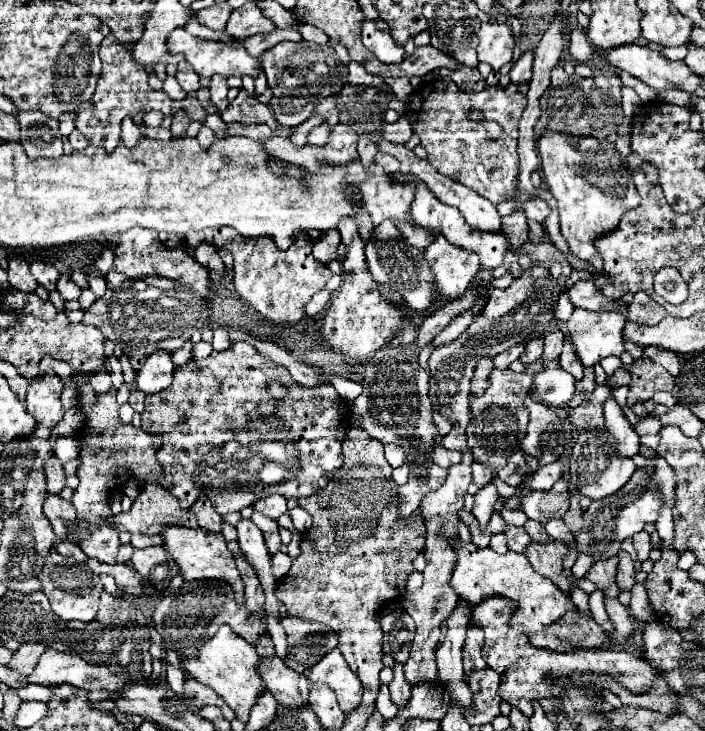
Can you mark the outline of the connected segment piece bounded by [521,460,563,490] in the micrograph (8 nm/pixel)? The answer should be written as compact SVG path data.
M555 460L553 464L539 466L533 472L531 480L525 482L521 488L527 488L527 490L549 490L561 478L561 474L563 474L563 462L561 460Z

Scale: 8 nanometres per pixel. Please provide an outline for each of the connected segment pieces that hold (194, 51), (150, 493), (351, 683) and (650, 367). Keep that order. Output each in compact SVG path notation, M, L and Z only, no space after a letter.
M175 28L167 40L167 48L171 54L185 54L185 60L195 68L199 76L211 78L213 74L219 74L223 78L229 76L251 76L257 78L261 70L261 62L255 56L249 56L245 46L241 42L215 42L215 40L201 40L185 32L183 28Z
M145 484L131 510L117 514L111 526L119 532L159 534L167 526L197 528L197 520L191 510L183 512L183 508L179 508L179 500L175 500L165 488Z
M333 650L327 656L323 656L321 662L307 668L303 674L311 682L329 684L333 688L333 692L337 694L341 710L345 714L351 712L351 708L359 706L359 700L363 696L363 686L359 684L359 678L351 672L351 668L347 666L347 662L339 650Z
M639 358L629 366L629 372L633 374L633 382L629 386L629 398L627 406L637 404L643 398L653 398L657 390L671 392L675 386L675 378L659 364L651 362L649 358Z

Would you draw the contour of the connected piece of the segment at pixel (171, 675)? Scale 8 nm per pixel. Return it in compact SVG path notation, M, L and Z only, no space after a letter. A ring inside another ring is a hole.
M165 663L165 666L166 681L169 684L169 688L176 694L182 694L184 686L184 672L170 663Z

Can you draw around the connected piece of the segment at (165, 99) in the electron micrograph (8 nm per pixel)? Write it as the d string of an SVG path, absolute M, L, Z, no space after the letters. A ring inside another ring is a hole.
M105 36L101 42L101 60L103 60L103 72L97 84L97 90L93 94L93 98L89 102L83 102L77 108L77 118L75 118L75 126L81 134L85 134L85 138L95 144L95 146L103 146L107 150L115 150L119 146L119 138L121 138L121 122L125 116L135 116L137 112L151 112L151 110L159 110L165 116L175 116L179 110L183 110L191 120L203 122L207 112L201 108L199 100L195 98L195 94L187 94L183 100L171 100L163 90L153 90L147 84L147 72L143 66L135 64L133 56L129 50L125 50L115 36Z

